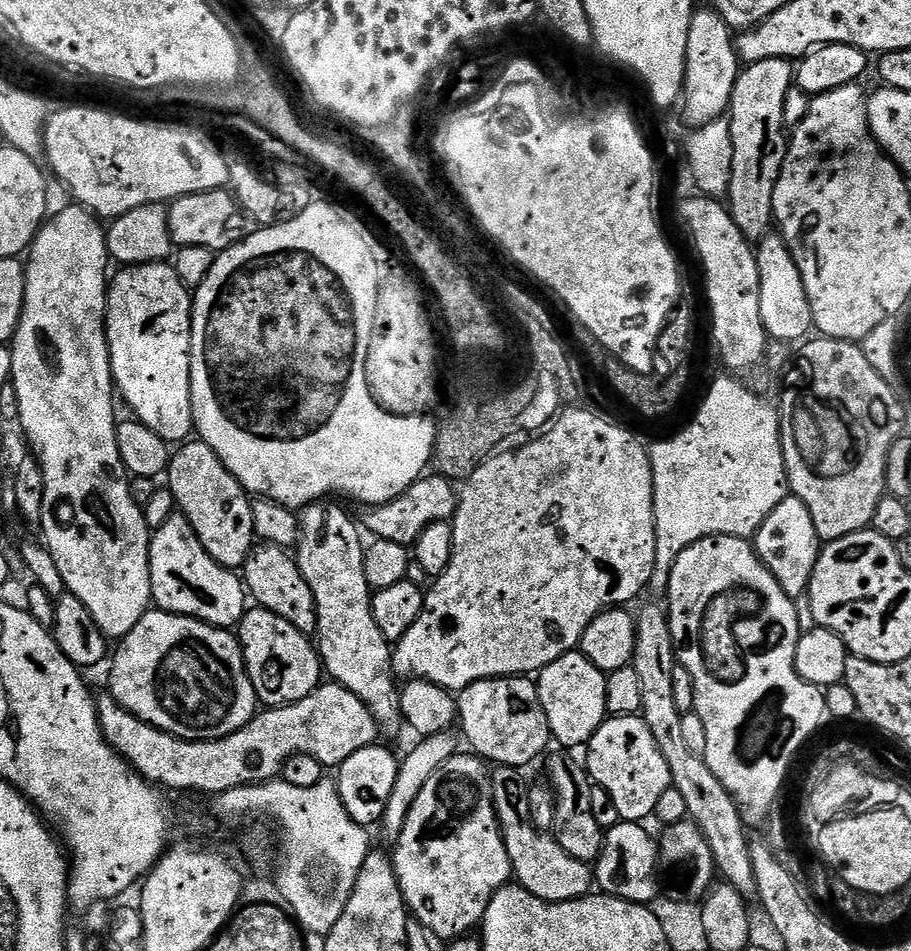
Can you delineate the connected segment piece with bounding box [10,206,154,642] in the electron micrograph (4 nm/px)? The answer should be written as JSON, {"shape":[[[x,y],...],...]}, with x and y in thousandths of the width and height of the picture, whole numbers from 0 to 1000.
{"shape":[[[80,217],[68,221],[63,227],[56,228],[41,244],[40,251],[35,253],[35,260],[29,269],[26,284],[29,313],[24,322],[24,334],[20,339],[20,347],[15,351],[15,355],[11,360],[13,372],[11,403],[20,414],[21,449],[26,449],[26,458],[35,466],[36,473],[41,475],[36,476],[42,481],[44,492],[48,495],[48,527],[43,549],[43,554],[48,555],[47,571],[55,578],[59,591],[64,591],[64,599],[70,609],[71,619],[78,626],[85,627],[94,637],[94,641],[99,641],[99,646],[103,646],[103,654],[108,654],[108,662],[112,662],[114,669],[131,675],[136,672],[138,667],[143,667],[143,662],[147,662],[147,658],[151,658],[154,651],[168,638],[169,632],[167,630],[167,613],[165,612],[165,587],[162,586],[165,556],[161,549],[158,548],[157,533],[147,528],[145,511],[142,508],[143,502],[136,492],[134,477],[130,477],[130,461],[127,460],[130,436],[127,437],[127,429],[123,426],[125,405],[116,348],[121,270],[119,268],[119,250],[112,236],[110,240],[110,236],[111,232],[100,223],[87,217]]]}

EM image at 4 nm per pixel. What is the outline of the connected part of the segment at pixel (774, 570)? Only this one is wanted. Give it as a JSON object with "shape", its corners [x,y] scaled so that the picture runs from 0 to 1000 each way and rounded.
{"shape":[[[865,521],[854,528],[850,536],[836,549],[828,565],[830,586],[839,592],[841,599],[854,608],[854,616],[863,620],[870,629],[878,629],[887,621],[887,614],[894,604],[894,595],[900,586],[902,569],[898,557],[894,557],[894,545],[889,545],[889,536],[885,536],[885,528],[872,521]]]}

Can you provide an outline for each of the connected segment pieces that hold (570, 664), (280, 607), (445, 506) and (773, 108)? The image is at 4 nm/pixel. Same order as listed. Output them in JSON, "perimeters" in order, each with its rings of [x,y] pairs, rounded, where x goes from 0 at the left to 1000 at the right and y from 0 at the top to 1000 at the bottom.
{"perimeters":[[[[629,683],[617,688],[608,696],[593,703],[588,715],[588,725],[599,747],[599,759],[606,769],[607,779],[619,787],[632,787],[644,783],[667,753],[665,742],[666,710],[648,696],[641,687]]],[[[286,571],[280,577],[266,597],[266,609],[284,638],[296,641],[314,654],[318,654],[327,664],[342,667],[347,664],[347,634],[340,616],[336,616],[336,608],[332,608],[329,597],[318,584],[317,577],[307,576],[303,572]]],[[[470,498],[457,506],[437,524],[432,524],[423,530],[415,530],[403,535],[400,543],[398,554],[409,560],[414,568],[424,570],[437,570],[445,574],[456,573],[458,566],[476,549],[486,547],[495,548],[501,542],[501,531],[503,529],[503,517],[497,506],[488,505],[482,498]]],[[[863,61],[834,62],[818,68],[802,101],[800,130],[806,165],[800,177],[798,213],[807,236],[823,254],[832,254],[849,237],[849,198],[865,160],[861,128],[863,99],[872,86],[870,66]]]]}

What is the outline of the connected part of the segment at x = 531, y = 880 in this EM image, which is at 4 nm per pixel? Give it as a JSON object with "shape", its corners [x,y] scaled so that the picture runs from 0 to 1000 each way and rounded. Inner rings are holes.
{"shape":[[[546,807],[540,812],[540,834],[544,844],[547,864],[551,881],[555,885],[555,898],[560,898],[562,919],[565,928],[576,934],[586,944],[595,944],[605,951],[626,948],[647,941],[652,934],[652,917],[647,910],[626,902],[617,894],[609,878],[586,869],[582,856],[581,821],[575,821],[576,813],[569,808]]]}

